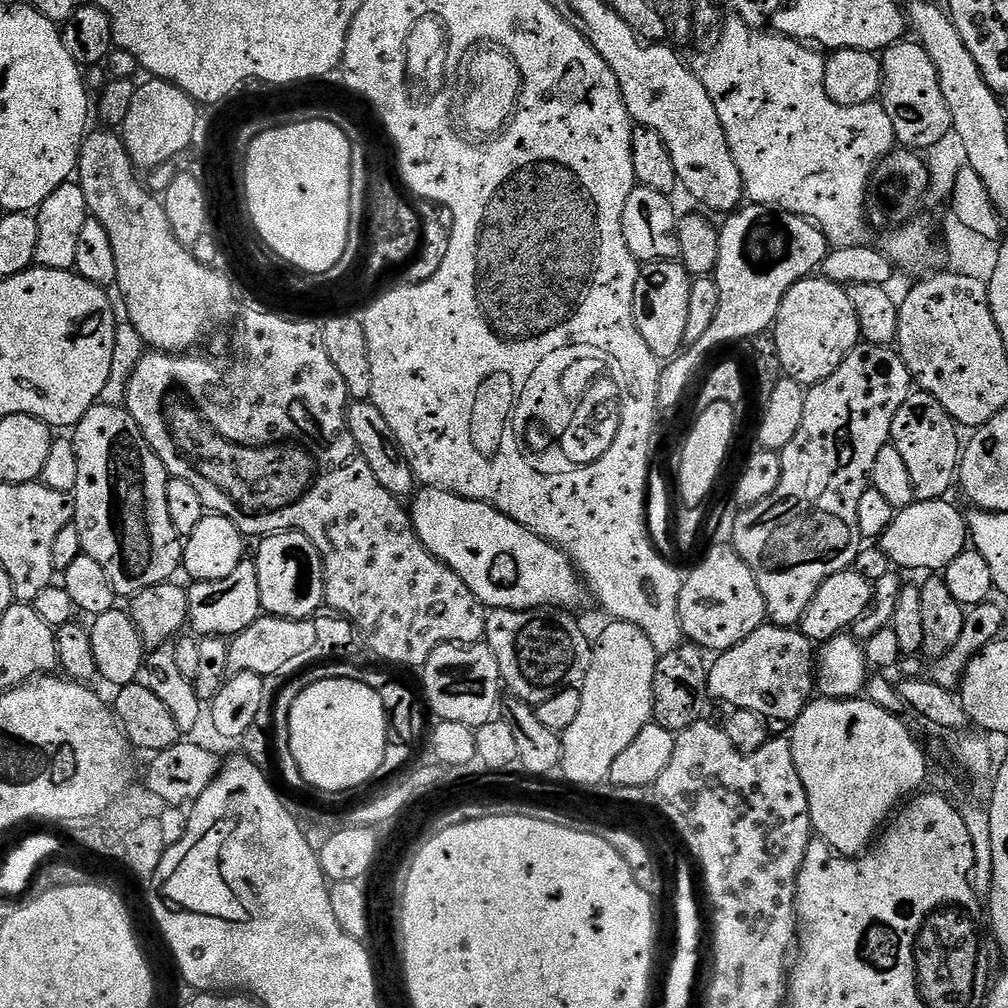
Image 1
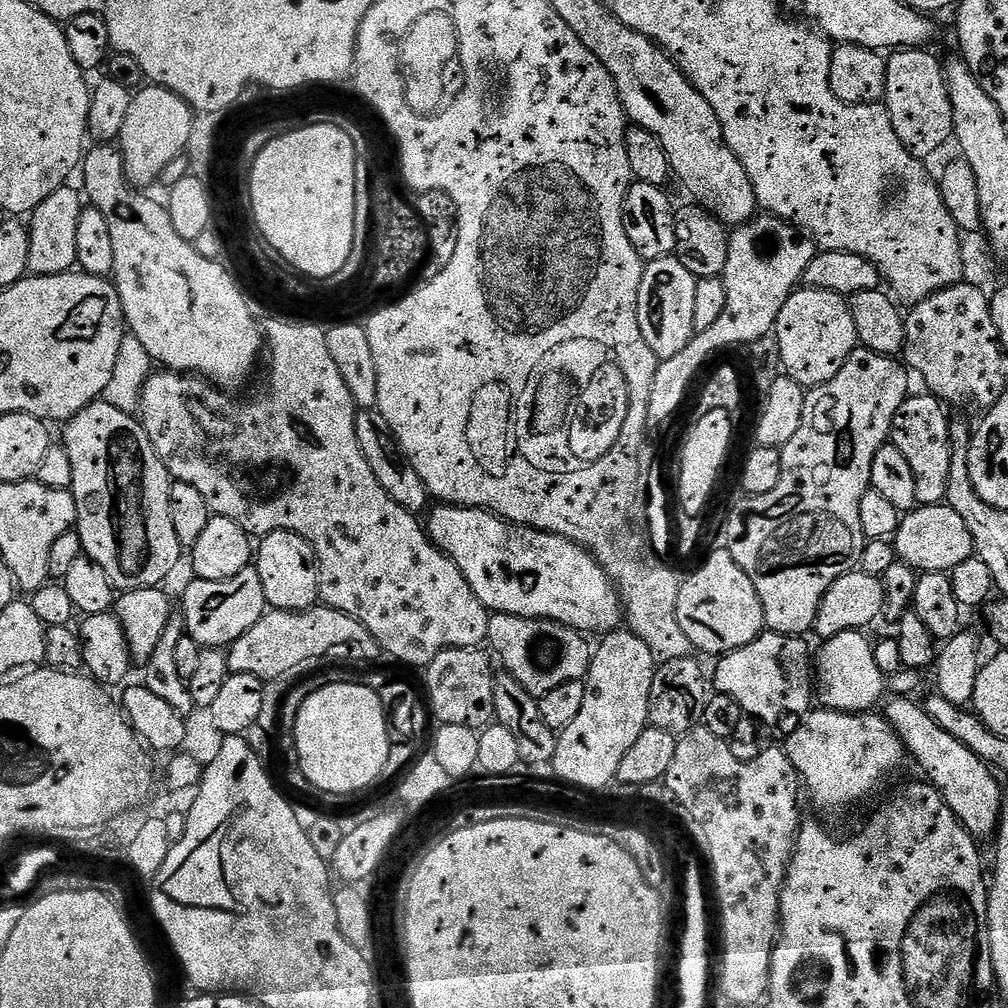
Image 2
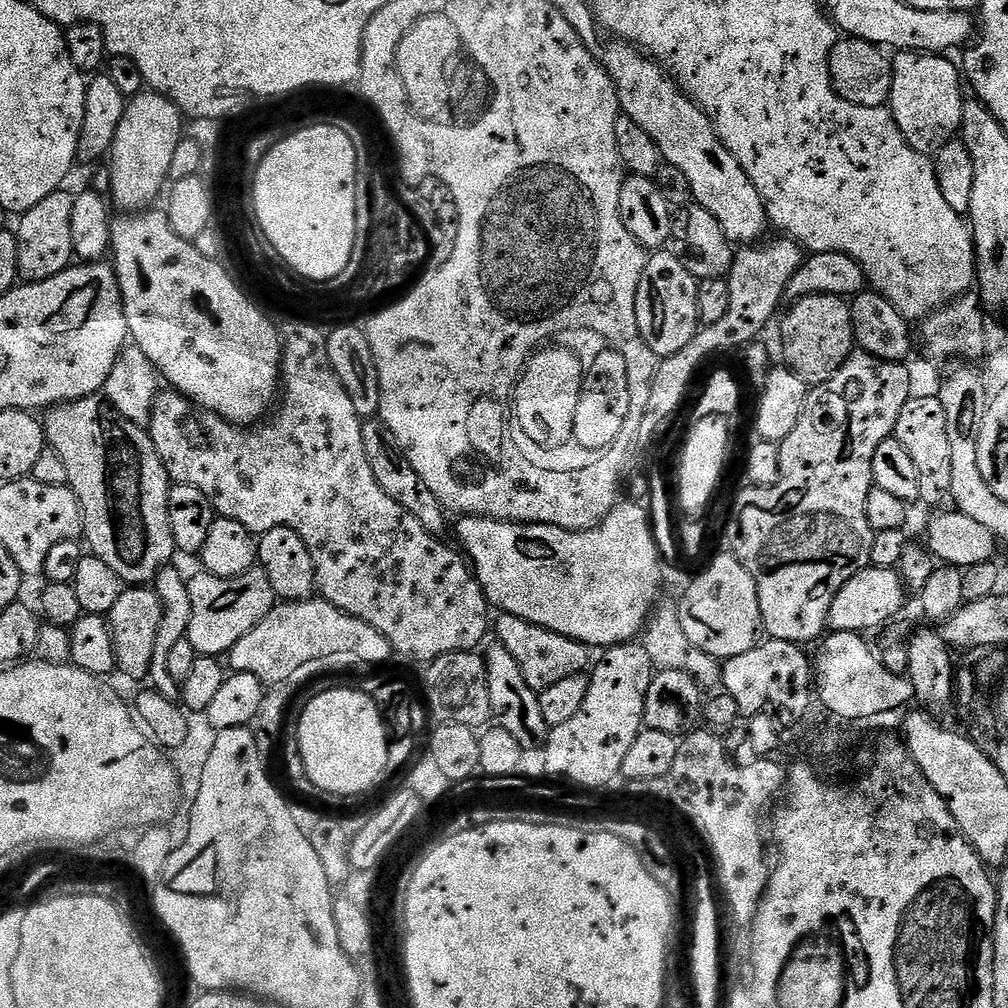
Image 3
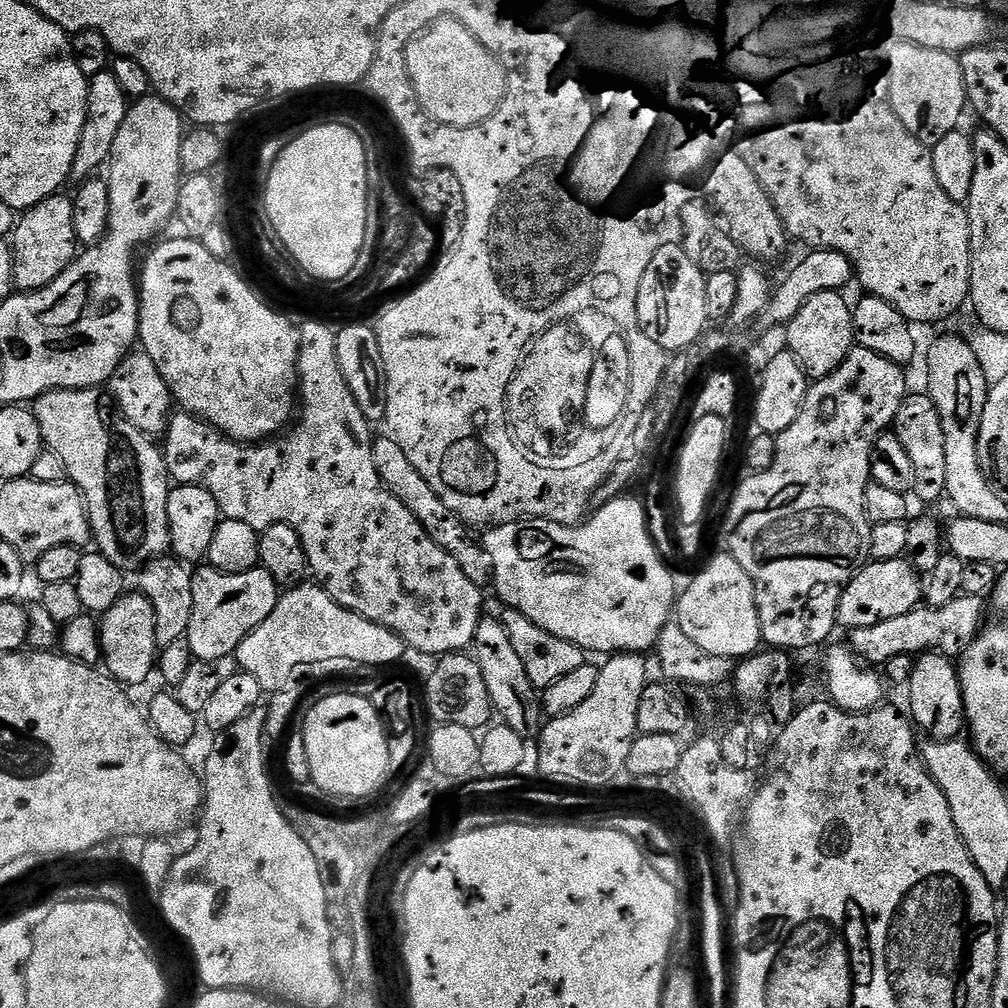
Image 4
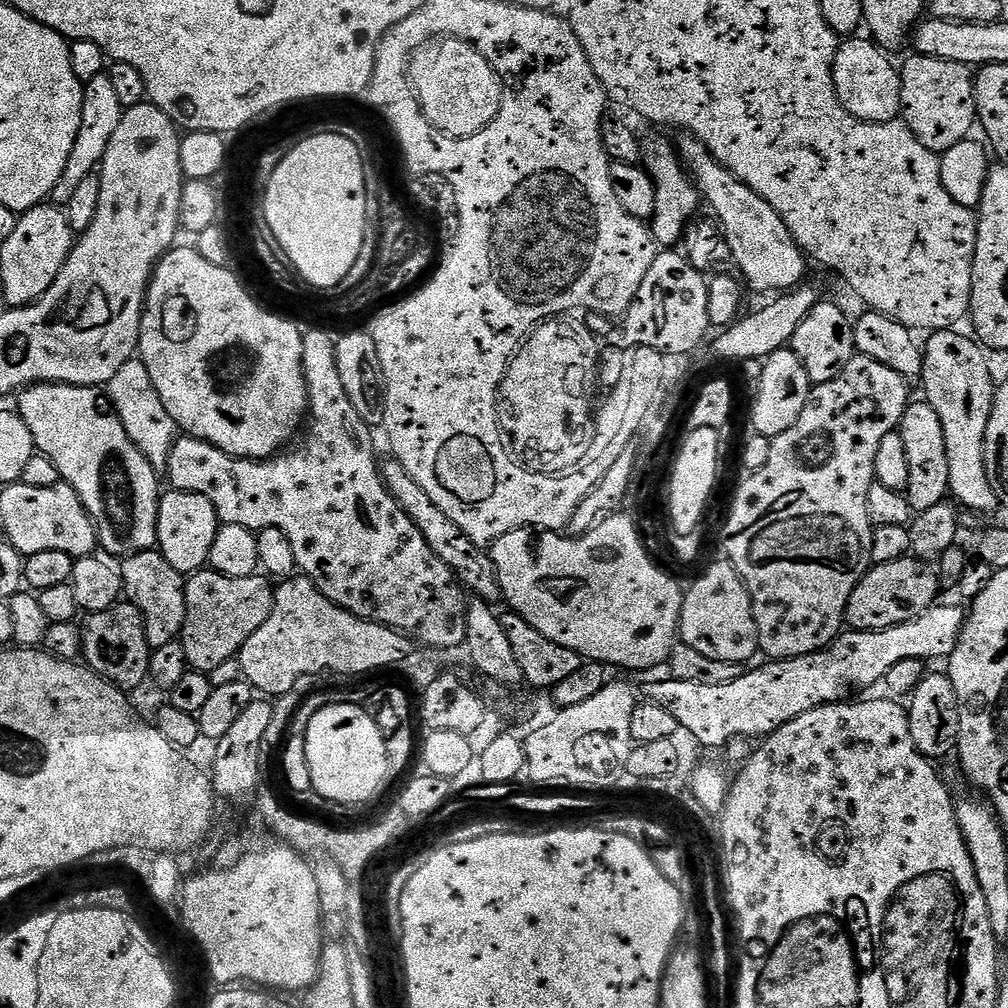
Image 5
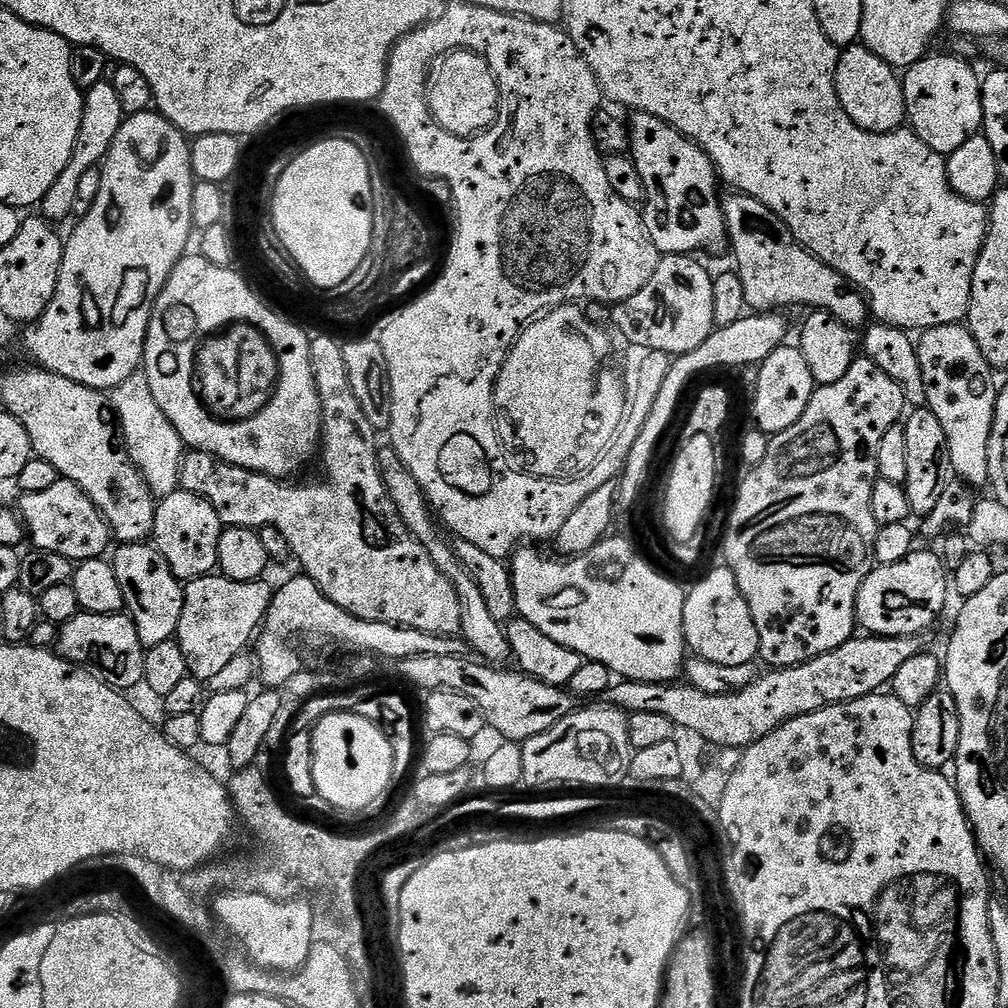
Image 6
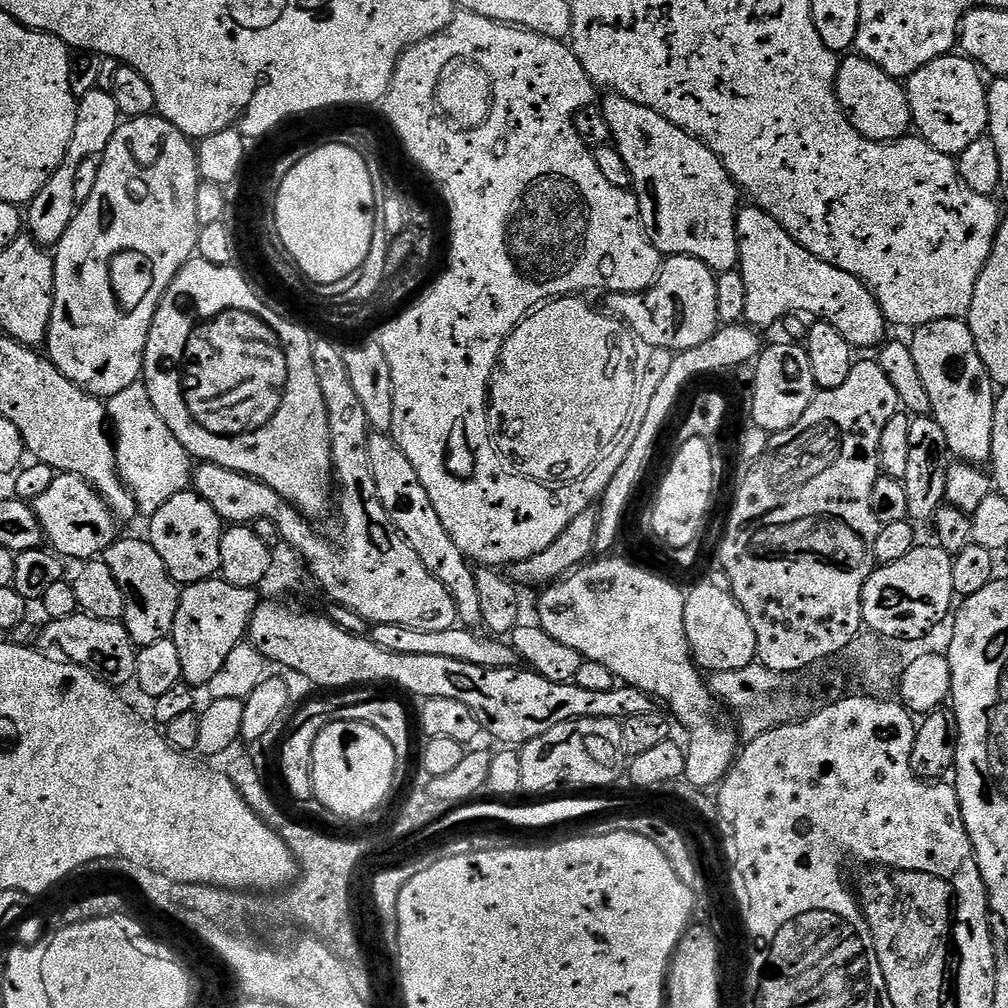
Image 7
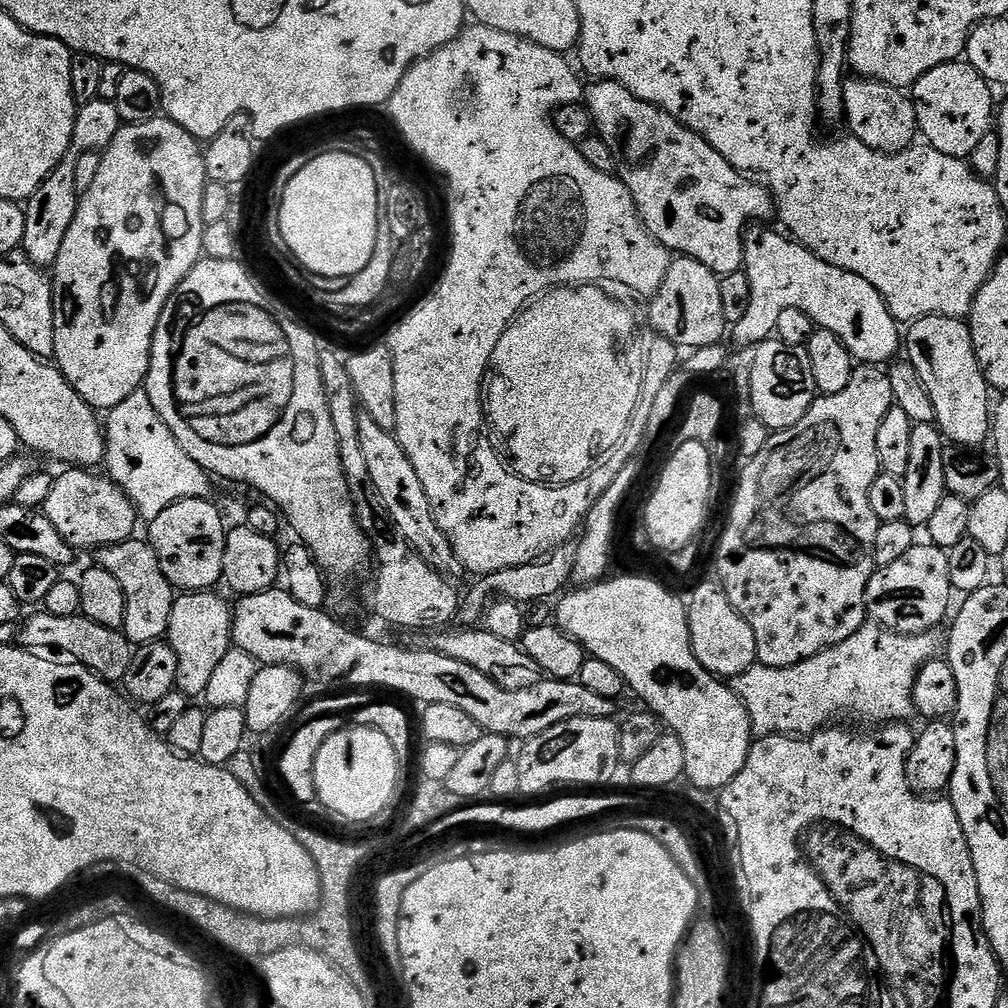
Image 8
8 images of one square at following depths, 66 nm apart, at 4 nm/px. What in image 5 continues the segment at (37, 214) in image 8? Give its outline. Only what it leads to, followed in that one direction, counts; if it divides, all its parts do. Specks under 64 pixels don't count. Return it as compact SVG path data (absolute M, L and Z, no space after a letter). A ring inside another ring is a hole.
M107 74L90 78L90 82L84 85L82 126L78 130L78 138L74 138L74 150L70 150L70 162L66 162L66 170L62 170L62 178L58 178L58 186L54 186L50 197L51 203L67 206L70 197L74 195L75 188L81 184L82 178L99 169L110 146L110 138L114 138L114 130L118 130L118 122L122 122L125 111L122 102L118 102L118 94Z

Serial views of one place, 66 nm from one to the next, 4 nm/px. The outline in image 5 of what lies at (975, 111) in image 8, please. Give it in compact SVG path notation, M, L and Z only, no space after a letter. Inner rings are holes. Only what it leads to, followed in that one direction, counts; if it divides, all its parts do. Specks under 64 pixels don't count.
M912 54L900 68L900 85L902 119L916 135L918 142L922 142L922 146L941 154L970 136L972 124L974 128L978 117L974 98L974 72L969 65Z

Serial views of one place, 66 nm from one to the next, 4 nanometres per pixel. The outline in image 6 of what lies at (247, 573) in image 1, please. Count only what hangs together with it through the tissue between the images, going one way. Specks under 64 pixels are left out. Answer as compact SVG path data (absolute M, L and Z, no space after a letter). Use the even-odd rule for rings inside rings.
M213 574L184 584L182 618L174 639L186 658L188 675L209 682L235 655L243 653L253 643L272 604L274 588L266 581L261 578L238 582L223 574Z

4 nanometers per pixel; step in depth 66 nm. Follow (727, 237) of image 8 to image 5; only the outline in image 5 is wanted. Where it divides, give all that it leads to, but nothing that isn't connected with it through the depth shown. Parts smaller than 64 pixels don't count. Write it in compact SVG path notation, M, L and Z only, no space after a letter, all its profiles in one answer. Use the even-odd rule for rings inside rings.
M652 140L643 145L642 164L648 169L650 178L656 187L654 194L654 214L650 221L652 236L657 245L676 246L681 243L685 229L695 217L695 212L702 208L700 189L694 183L691 175L682 167L682 161L677 149L668 140Z

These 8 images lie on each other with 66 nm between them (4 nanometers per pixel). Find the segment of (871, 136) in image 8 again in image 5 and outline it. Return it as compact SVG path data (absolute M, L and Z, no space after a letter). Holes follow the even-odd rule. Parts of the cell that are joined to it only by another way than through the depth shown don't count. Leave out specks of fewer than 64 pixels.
M856 34L845 39L837 47L832 77L834 90L844 109L851 116L867 124L889 124L901 115L902 86L900 85L900 68L892 65L887 51L875 40Z

